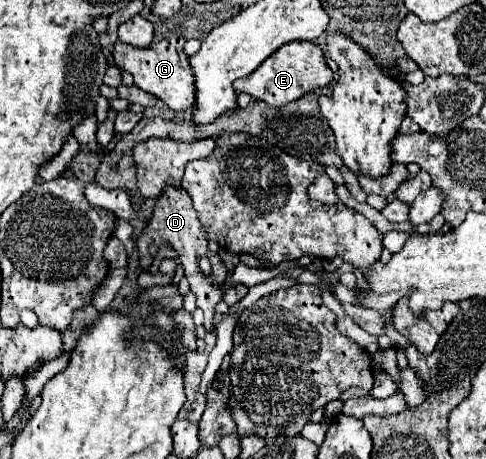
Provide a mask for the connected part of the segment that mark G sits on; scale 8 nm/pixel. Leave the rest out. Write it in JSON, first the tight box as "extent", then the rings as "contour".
{"extent":[113,37,195,111],"contour":[[[183,37],[163,39],[149,49],[135,49],[127,47],[125,43],[115,43],[113,57],[115,65],[119,69],[129,71],[135,79],[135,85],[139,85],[143,91],[155,95],[173,111],[191,111],[195,107],[195,77],[189,65],[189,57],[183,51],[183,45],[185,45]]]}

